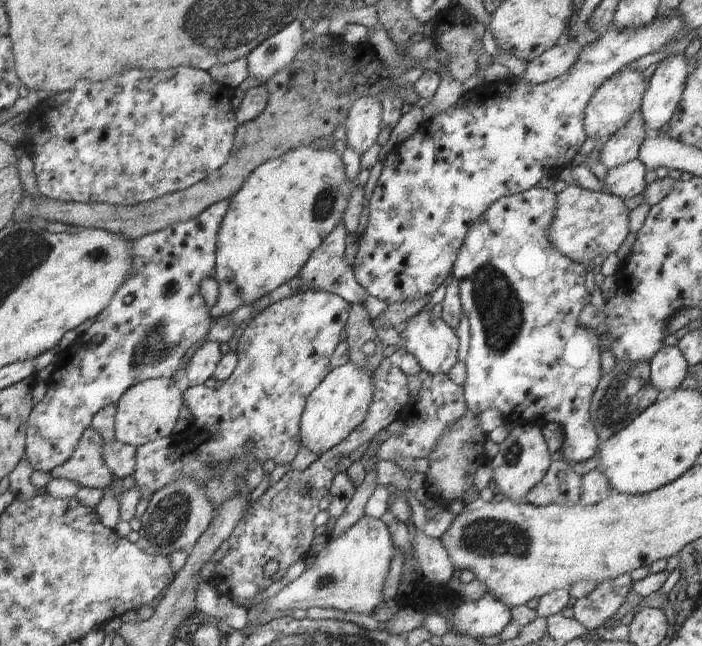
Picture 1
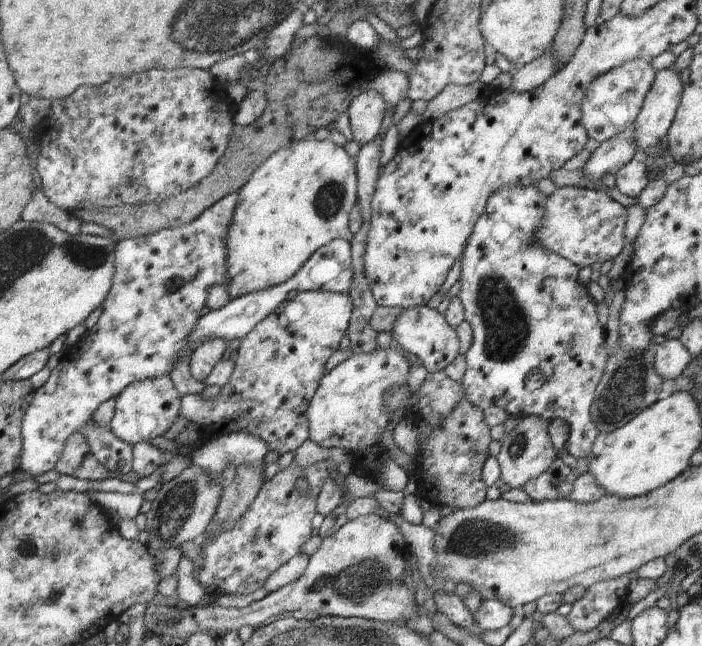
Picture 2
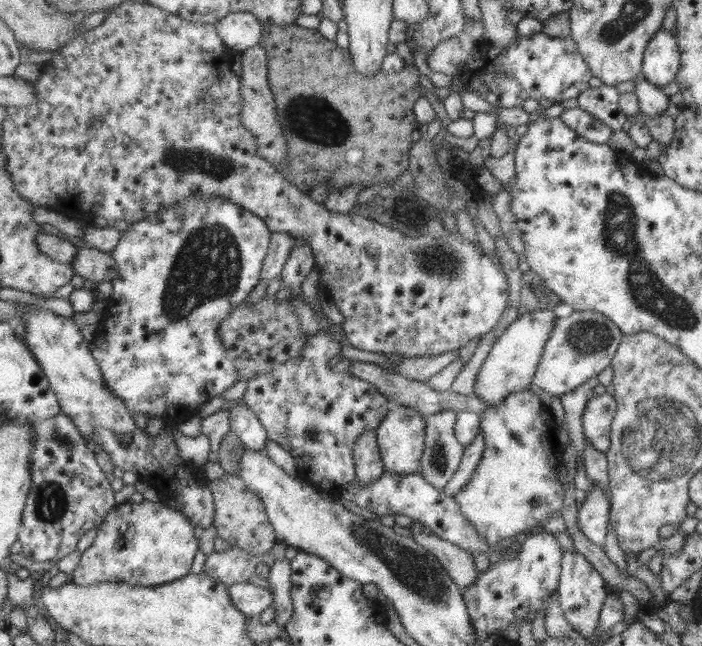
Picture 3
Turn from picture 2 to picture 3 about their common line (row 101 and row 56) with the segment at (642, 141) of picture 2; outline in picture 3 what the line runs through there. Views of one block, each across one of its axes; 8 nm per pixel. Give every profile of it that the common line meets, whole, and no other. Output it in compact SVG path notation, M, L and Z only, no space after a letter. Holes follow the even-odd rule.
M661 29L644 50L641 73L650 84L666 86L675 80L680 63L675 37Z

